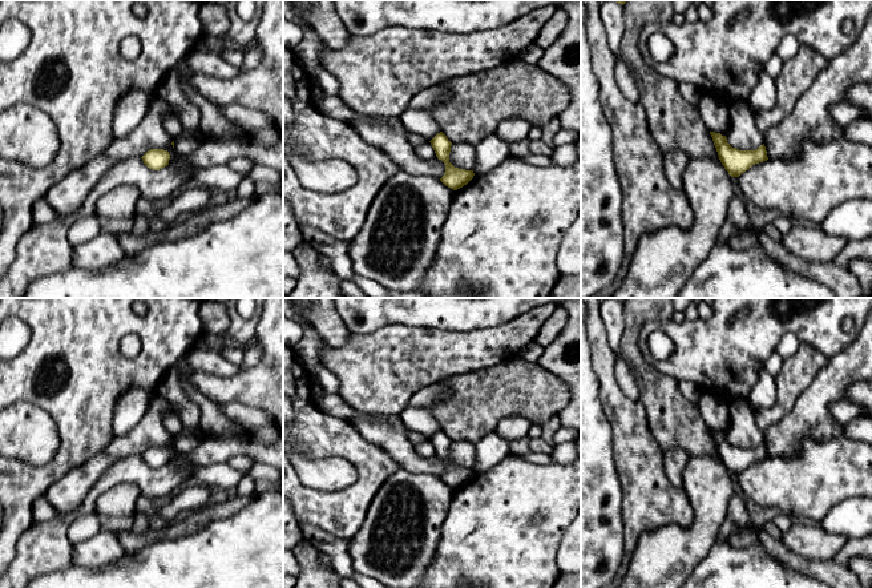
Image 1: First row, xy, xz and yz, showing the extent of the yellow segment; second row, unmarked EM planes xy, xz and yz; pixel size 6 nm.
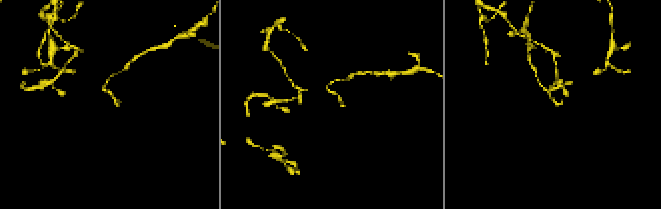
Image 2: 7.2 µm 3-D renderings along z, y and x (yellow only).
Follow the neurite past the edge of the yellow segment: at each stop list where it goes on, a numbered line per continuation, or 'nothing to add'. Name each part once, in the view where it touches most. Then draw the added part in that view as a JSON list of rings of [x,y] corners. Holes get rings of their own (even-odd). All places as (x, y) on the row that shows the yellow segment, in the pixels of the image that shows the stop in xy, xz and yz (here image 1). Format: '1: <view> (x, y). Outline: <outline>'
nothing to add

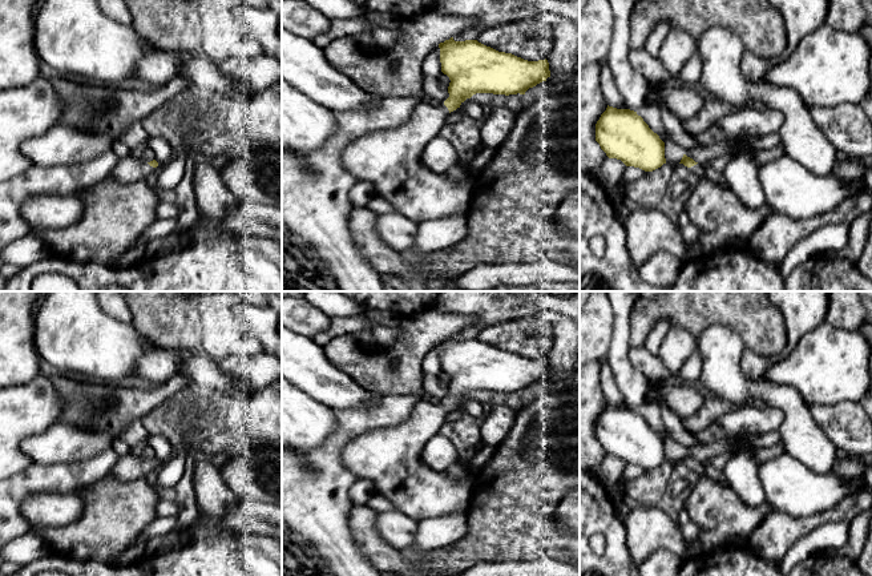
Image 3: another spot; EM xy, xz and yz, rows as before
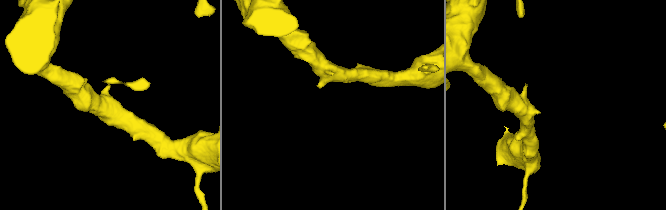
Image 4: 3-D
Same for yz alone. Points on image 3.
1: yz (698, 169). Outline: [[[697,164],[697,165],[691,166],[690,172],[697,174],[699,177],[699,180],[706,177],[703,164]]]

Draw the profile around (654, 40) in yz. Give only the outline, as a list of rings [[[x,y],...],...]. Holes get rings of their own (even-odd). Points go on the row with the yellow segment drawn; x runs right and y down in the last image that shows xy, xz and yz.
[[[659,21],[646,39],[645,49],[654,57],[658,57],[659,48],[665,37],[671,32],[673,25],[669,21]]]

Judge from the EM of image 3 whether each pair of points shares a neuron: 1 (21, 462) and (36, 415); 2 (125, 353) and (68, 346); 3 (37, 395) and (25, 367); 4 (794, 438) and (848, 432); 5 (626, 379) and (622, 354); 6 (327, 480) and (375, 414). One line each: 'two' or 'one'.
1: one
2: one
3: two
4: two
5: one
6: one

